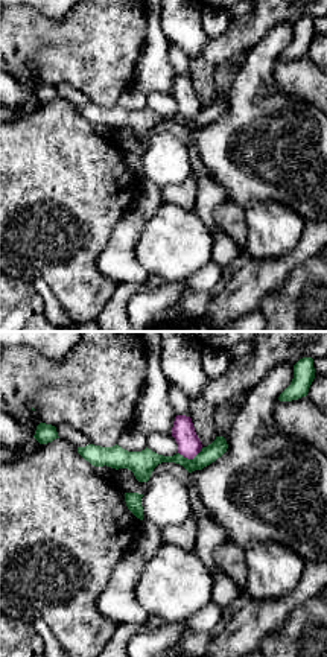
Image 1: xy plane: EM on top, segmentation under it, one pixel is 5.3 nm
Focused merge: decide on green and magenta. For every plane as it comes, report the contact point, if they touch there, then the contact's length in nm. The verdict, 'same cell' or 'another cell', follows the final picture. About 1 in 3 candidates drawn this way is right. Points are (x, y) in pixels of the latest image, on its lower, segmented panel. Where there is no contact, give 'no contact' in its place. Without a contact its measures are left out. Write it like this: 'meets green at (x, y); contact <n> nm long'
meets green at (190, 460); contact 140 nm long

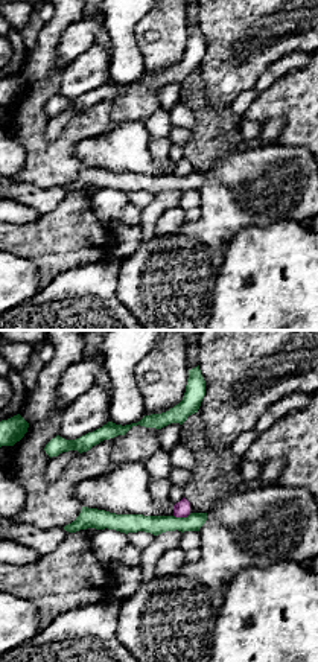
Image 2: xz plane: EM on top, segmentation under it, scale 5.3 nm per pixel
meets green at (181, 518); contact 100 nm long

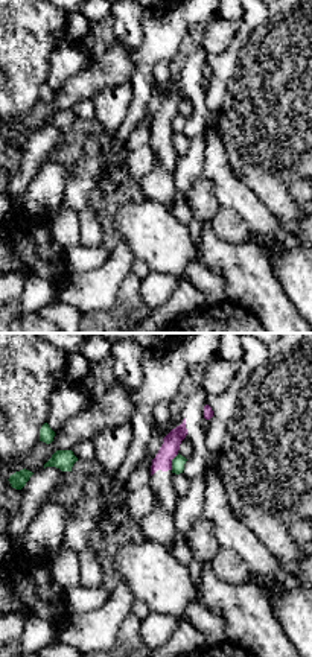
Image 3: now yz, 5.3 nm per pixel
meets green at (172, 461); contact 100 nm long

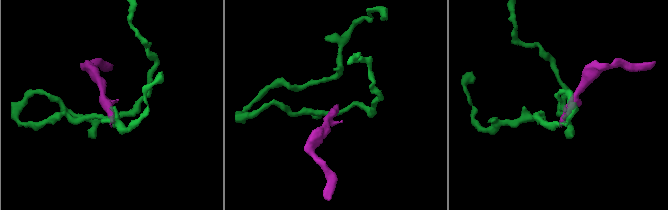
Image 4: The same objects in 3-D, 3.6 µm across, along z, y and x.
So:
another cell

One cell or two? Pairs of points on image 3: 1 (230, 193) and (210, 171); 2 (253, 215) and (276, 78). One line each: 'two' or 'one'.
1: one
2: two

